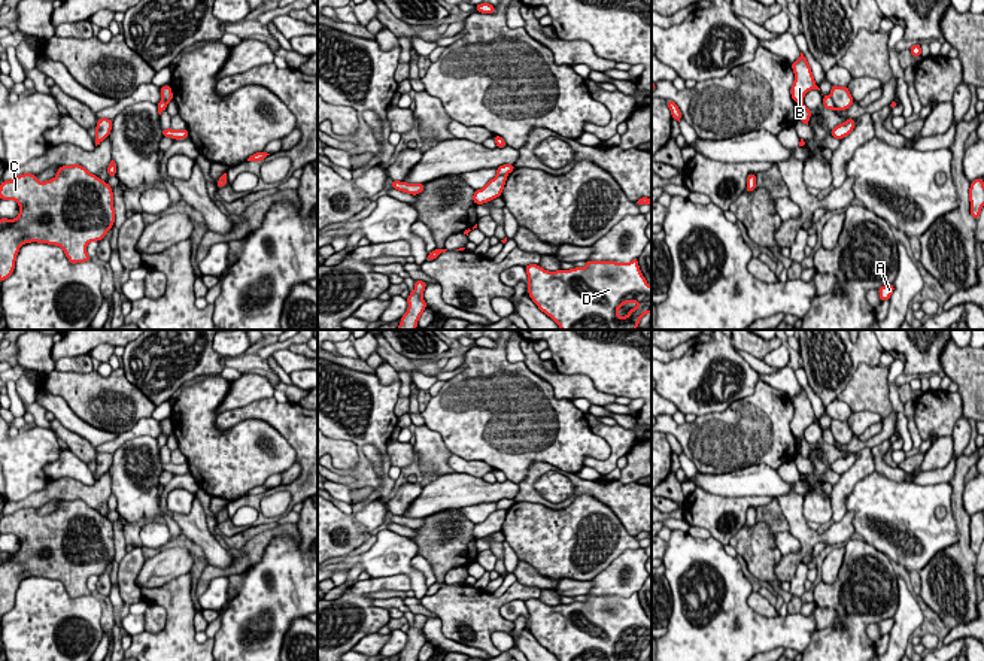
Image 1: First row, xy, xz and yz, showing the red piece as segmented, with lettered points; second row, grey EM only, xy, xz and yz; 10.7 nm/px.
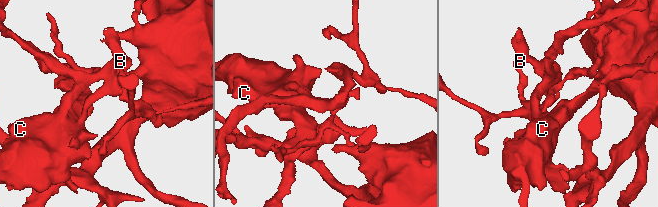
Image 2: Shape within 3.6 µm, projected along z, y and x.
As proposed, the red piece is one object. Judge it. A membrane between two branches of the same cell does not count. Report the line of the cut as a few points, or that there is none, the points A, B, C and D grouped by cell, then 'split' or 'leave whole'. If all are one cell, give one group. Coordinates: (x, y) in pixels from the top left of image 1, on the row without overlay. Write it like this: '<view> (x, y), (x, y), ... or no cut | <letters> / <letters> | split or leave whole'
yz (829, 430), (837, 442) | A B D / C | split

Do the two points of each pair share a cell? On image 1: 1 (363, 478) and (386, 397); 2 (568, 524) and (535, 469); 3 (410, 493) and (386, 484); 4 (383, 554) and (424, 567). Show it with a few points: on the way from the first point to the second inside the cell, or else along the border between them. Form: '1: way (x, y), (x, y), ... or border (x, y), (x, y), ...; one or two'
1: way (361, 458), (360, 442), (371, 424), (371, 417); one
2: border (592, 496), (577, 496), (561, 509), (525, 500); two
3: border (395, 490), (383, 500); two
4: border (415, 555), (410, 564), (422, 575), (428, 587); two

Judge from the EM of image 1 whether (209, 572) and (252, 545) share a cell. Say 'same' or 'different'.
same

